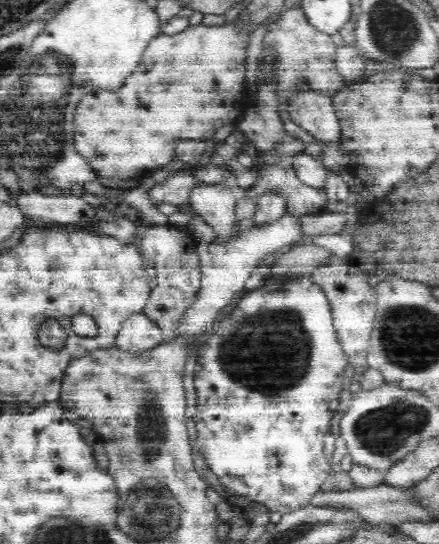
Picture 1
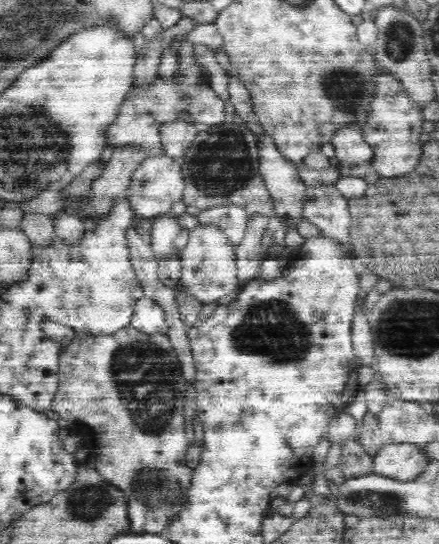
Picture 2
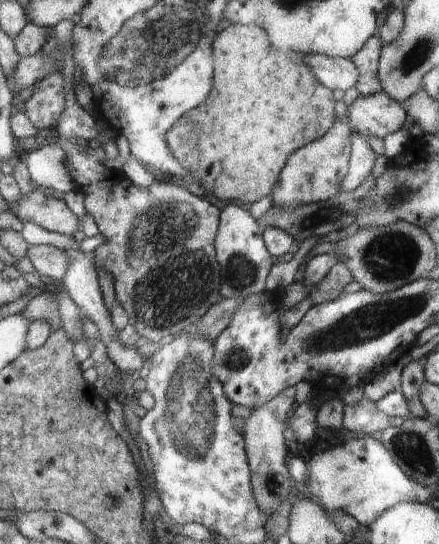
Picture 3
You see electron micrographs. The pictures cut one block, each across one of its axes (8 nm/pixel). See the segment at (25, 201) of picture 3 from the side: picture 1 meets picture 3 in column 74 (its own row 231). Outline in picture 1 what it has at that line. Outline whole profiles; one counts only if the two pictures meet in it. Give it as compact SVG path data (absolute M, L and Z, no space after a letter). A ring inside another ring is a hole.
M232 184L196 186L188 198L190 208L212 226L218 236L215 242L226 246L234 232L237 191Z

